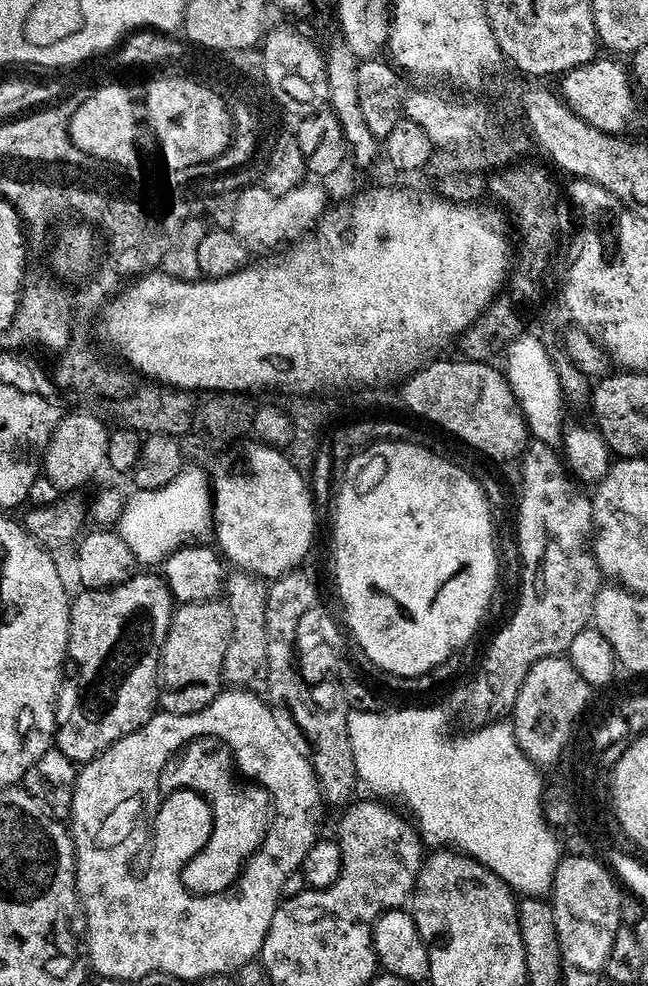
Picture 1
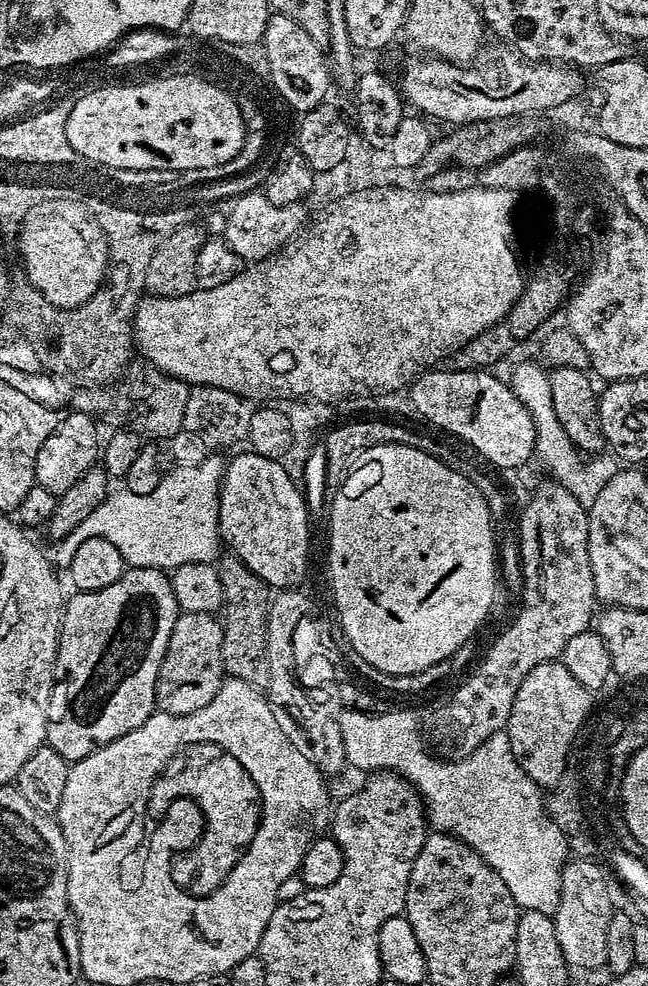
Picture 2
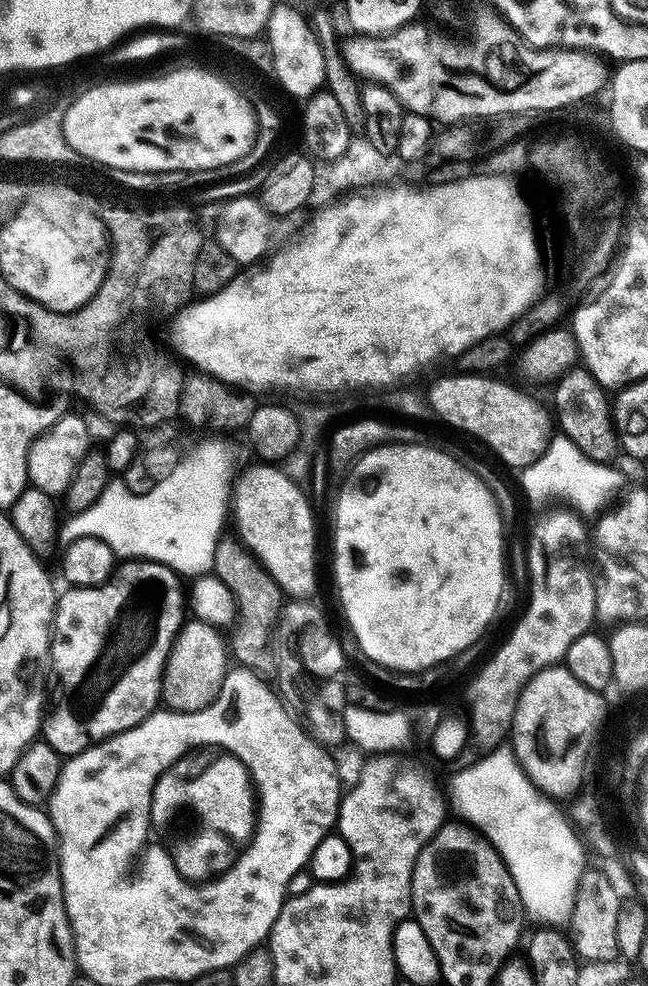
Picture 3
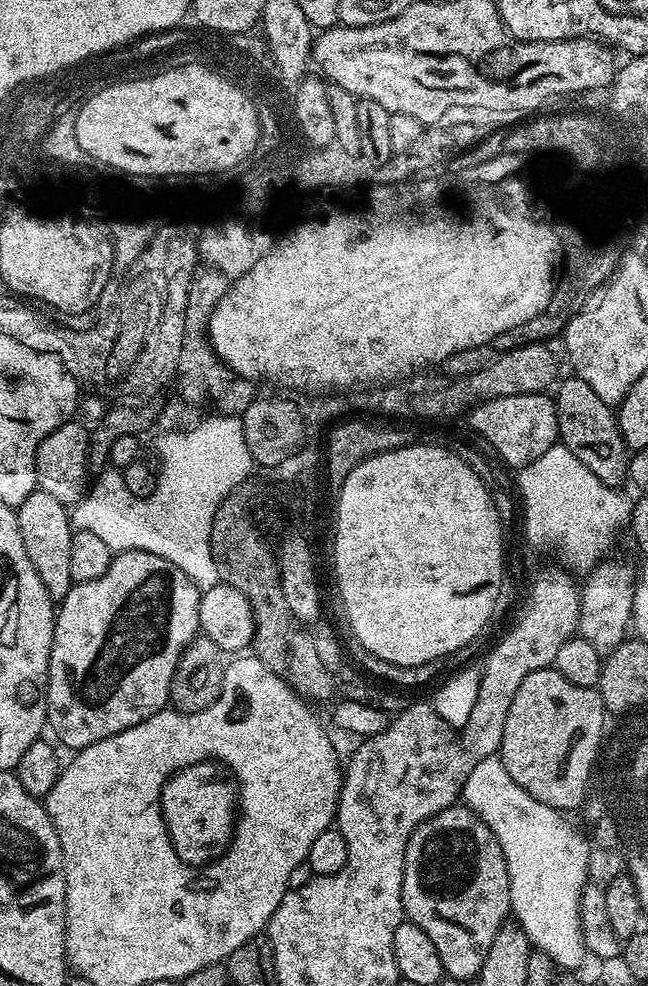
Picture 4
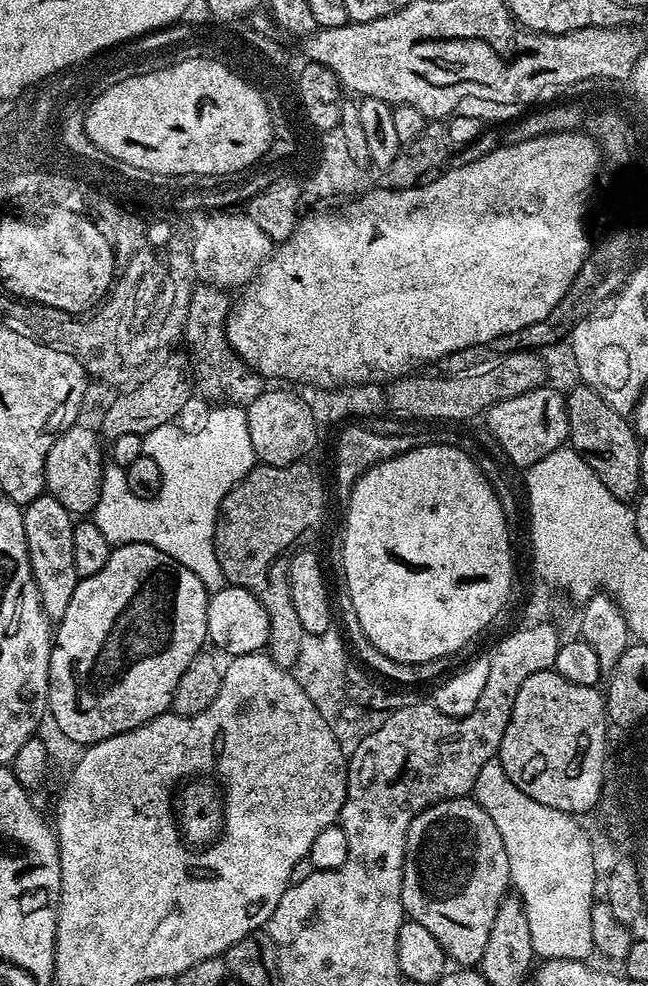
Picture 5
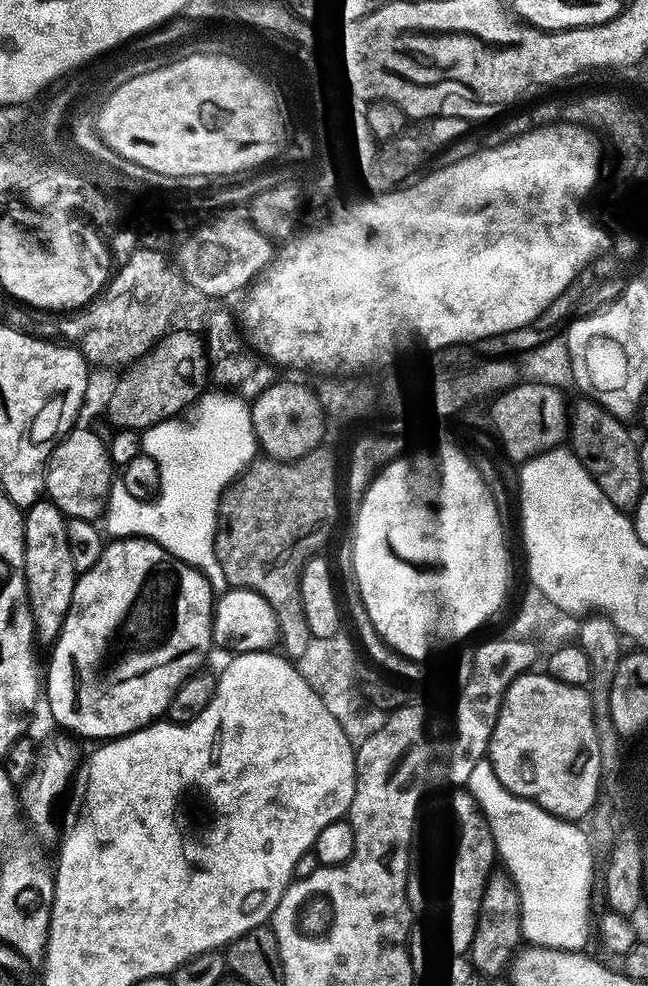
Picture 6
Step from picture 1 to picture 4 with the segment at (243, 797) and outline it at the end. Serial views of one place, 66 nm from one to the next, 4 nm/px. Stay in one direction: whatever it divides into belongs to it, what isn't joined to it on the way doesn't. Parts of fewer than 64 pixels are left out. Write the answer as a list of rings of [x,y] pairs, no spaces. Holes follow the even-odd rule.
[[[202,760],[178,769],[164,783],[160,809],[178,858],[190,866],[203,866],[220,857],[232,843],[238,815],[238,788],[219,763]]]

